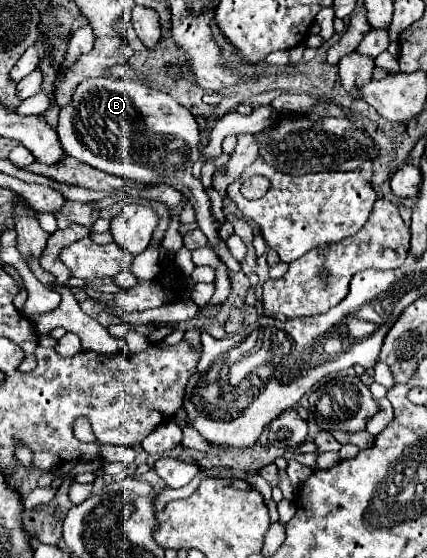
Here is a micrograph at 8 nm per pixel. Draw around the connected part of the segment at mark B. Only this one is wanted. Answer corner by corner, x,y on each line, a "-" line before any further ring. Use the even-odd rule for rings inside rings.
95,77
95,79
85,79
79,83
79,87
71,95
71,103
61,107
59,113
59,125
57,125
57,135
63,151
69,157
75,157
77,161
83,161
99,171
119,175
129,181
139,181
139,183
167,183
173,189
181,191
193,205
195,215
197,215
197,225
207,237
207,245
213,249
219,243
219,231
215,225
215,217
211,213
211,201
209,195
203,189
201,179
193,177
191,167
199,157
197,143
199,143
199,125
195,117
179,105
171,95
151,89
143,85
141,81
133,81
129,77
115,79
115,77
-
135,139
141,139
141,145
133,145

